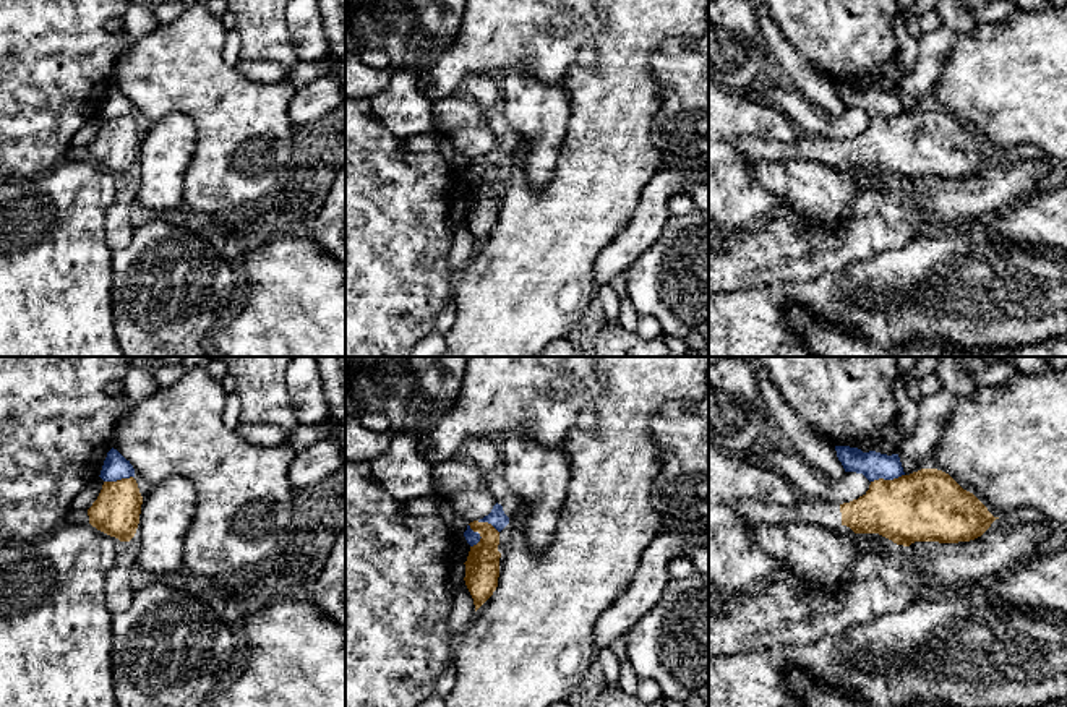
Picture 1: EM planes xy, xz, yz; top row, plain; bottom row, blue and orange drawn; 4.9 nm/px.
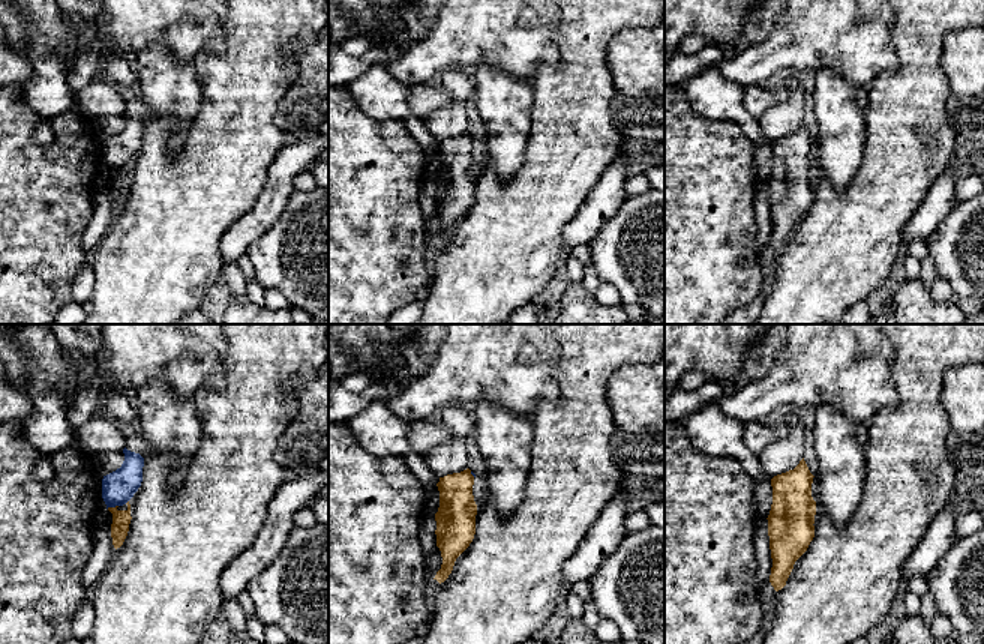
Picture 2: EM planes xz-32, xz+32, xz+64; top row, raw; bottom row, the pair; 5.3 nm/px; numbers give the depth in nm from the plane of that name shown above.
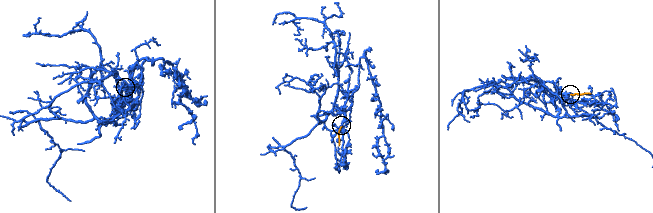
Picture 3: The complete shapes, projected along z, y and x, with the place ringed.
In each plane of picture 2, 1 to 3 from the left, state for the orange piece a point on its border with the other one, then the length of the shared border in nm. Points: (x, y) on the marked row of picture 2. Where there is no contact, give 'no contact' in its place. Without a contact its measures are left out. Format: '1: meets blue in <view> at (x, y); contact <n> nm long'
1: meets blue in xz-32 at (111, 506); contact 70 nm long
2: meets blue in xz+32 at (473, 475); contact 40 nm long
3: no contact

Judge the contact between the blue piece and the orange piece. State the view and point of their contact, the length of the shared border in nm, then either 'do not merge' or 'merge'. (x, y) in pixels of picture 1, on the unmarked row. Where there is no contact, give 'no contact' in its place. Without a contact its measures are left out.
yz (887, 115) | 170 nm | do not merge

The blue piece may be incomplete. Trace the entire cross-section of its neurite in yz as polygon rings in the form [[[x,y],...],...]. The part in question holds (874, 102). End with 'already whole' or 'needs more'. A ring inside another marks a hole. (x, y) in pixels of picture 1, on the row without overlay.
[[[835,83],[845,109],[863,110],[869,118],[893,117],[905,112],[898,91],[863,89],[858,84]]]; already whole

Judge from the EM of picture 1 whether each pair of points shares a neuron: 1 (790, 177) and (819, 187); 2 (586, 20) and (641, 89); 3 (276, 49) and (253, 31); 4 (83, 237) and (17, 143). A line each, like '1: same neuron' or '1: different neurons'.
1: same neuron
2: different neurons
3: same neuron
4: different neurons

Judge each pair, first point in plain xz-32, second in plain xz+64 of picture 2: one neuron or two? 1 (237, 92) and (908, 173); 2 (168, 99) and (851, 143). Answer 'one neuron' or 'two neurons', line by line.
1: one neuron
2: one neuron

